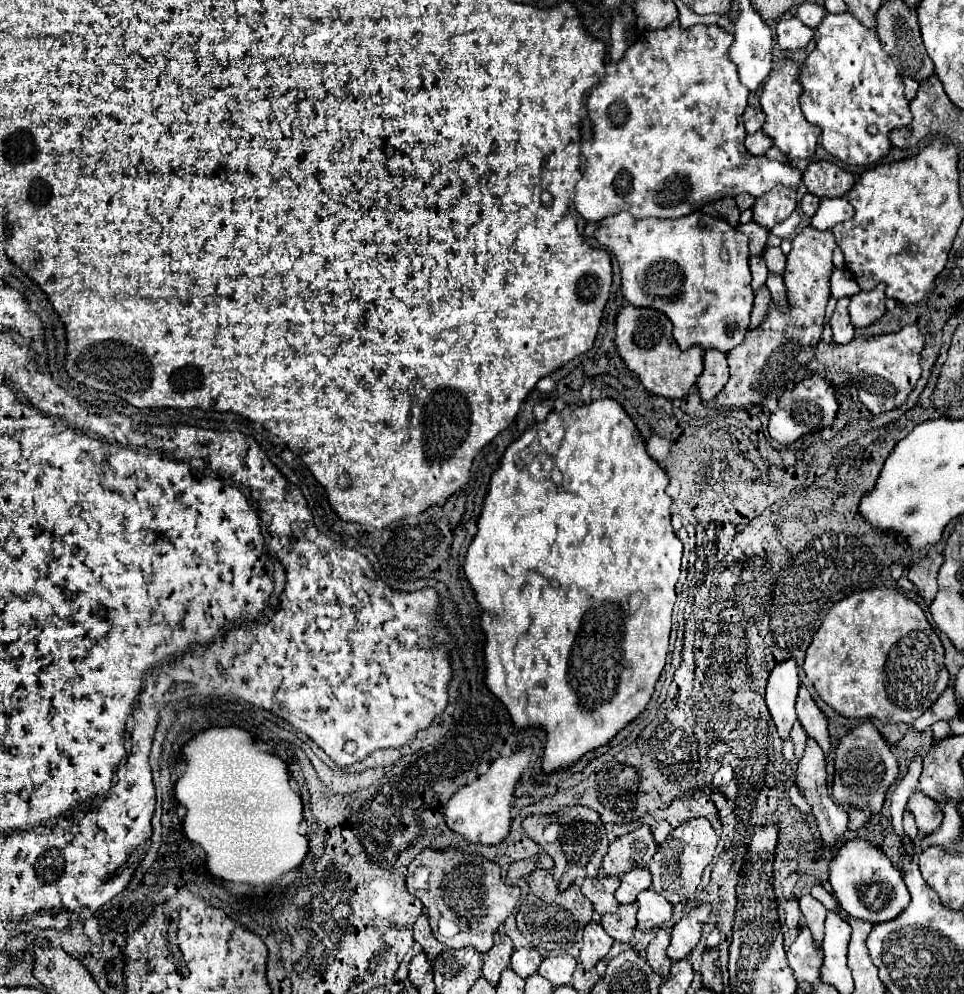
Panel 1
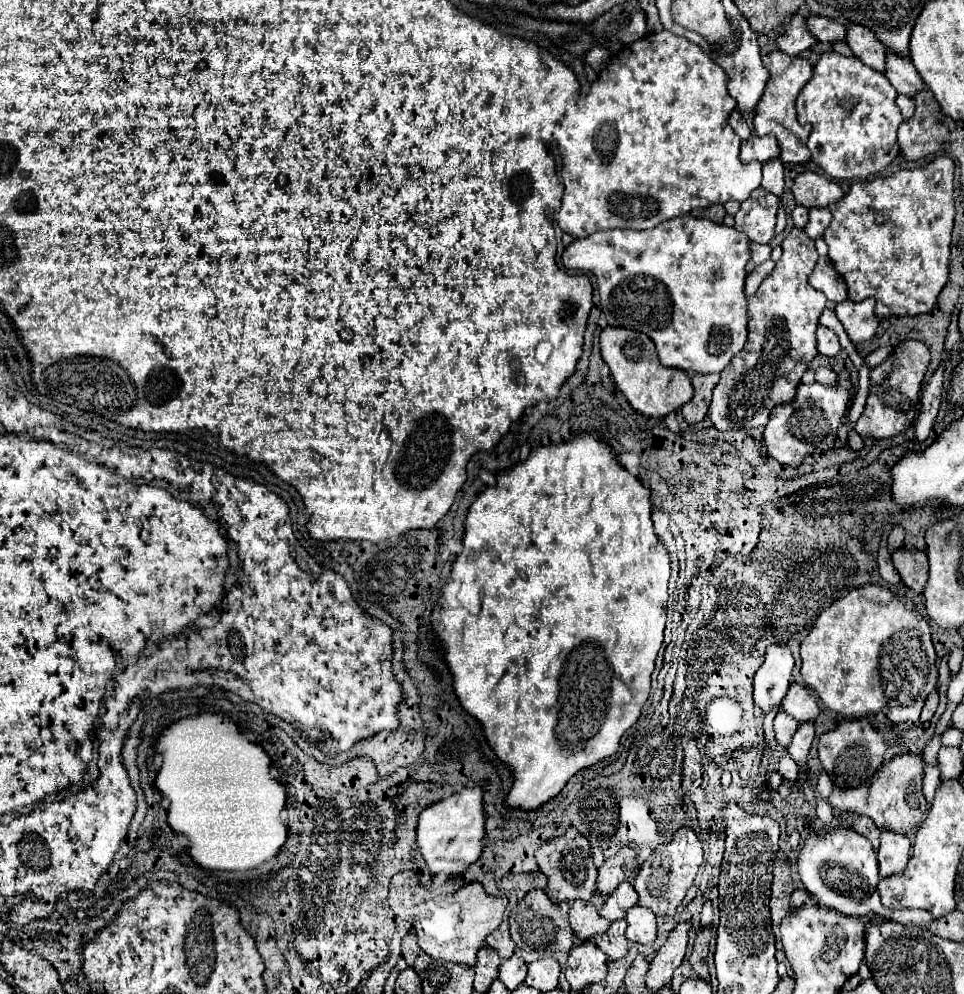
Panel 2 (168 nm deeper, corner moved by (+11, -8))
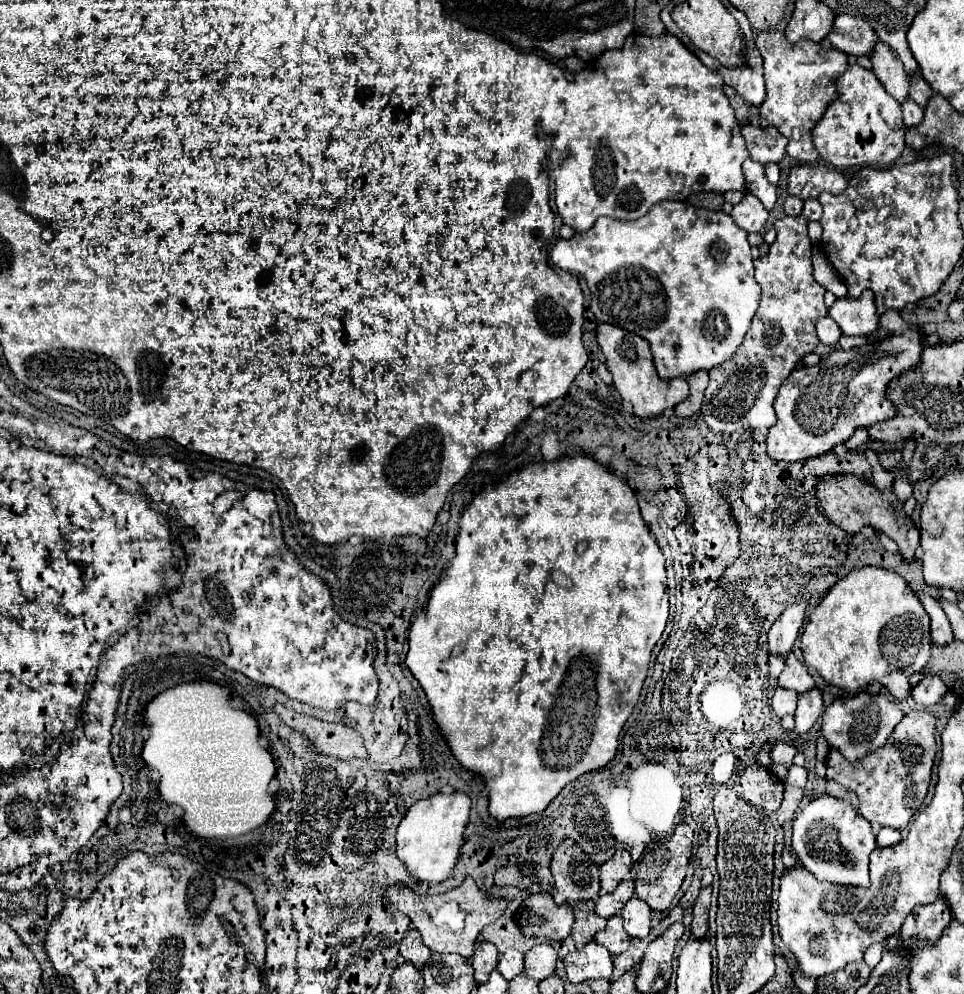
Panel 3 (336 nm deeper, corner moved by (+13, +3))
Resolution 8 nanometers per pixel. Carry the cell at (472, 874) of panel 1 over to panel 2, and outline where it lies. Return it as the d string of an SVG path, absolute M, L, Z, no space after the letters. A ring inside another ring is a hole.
M398 872L390 882L390 896L388 904L394 910L396 916L402 920L408 920L418 936L420 948L436 960L450 960L450 962L462 962L466 966L476 964L476 952L482 948L482 942L486 936L490 936L502 922L504 910L508 906L508 898L494 898L488 896L478 882L470 882L464 888L460 888L454 894L438 896L434 892L428 892L418 884L418 874Z

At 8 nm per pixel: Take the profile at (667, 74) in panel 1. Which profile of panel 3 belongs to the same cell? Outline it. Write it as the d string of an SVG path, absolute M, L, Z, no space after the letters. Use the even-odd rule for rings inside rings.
M664 31L658 37L630 35L624 41L622 49L610 49L610 51L602 53L592 65L582 69L574 77L570 99L566 99L566 113L560 117L560 121L544 125L546 143L548 143L548 157L552 161L552 173L550 175L556 183L558 213L560 213L562 221L566 225L570 225L576 233L582 233L582 231L588 231L594 225L594 221L602 215L614 217L614 219L640 219L656 203L666 201L666 199L682 201L688 195L700 193L700 191L714 191L714 193L726 193L730 189L744 191L746 189L746 177L744 177L742 165L748 159L748 151L744 149L744 139L740 137L740 123L734 117L734 111L728 103L728 97L726 97L722 85L724 85L722 77L716 71L708 69L694 53L690 53L690 49L682 41L678 41L678 37L674 37L668 31Z

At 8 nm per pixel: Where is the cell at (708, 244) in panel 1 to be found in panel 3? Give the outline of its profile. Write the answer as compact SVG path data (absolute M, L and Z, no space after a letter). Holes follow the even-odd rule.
M662 201L660 205L654 205L654 209L650 209L644 217L636 219L636 221L620 221L620 219L612 219L612 217L600 217L594 227L590 231L584 233L574 233L572 239L560 239L554 249L552 249L552 263L558 265L564 271L582 275L590 287L592 293L592 313L596 315L596 319L600 323L612 323L618 325L622 329L628 329L632 333L638 333L640 337L644 337L646 341L650 341L650 349L654 355L654 363L656 363L656 371L662 379L672 379L672 377L688 377L698 369L712 369L716 365L722 365L724 361L728 361L736 349L740 347L746 331L750 329L750 321L758 309L758 299L760 299L760 285L754 279L754 265L750 259L750 243L748 243L748 233L744 229L740 229L730 215L722 213L722 211L710 211L710 209L698 209L690 203L684 201Z

